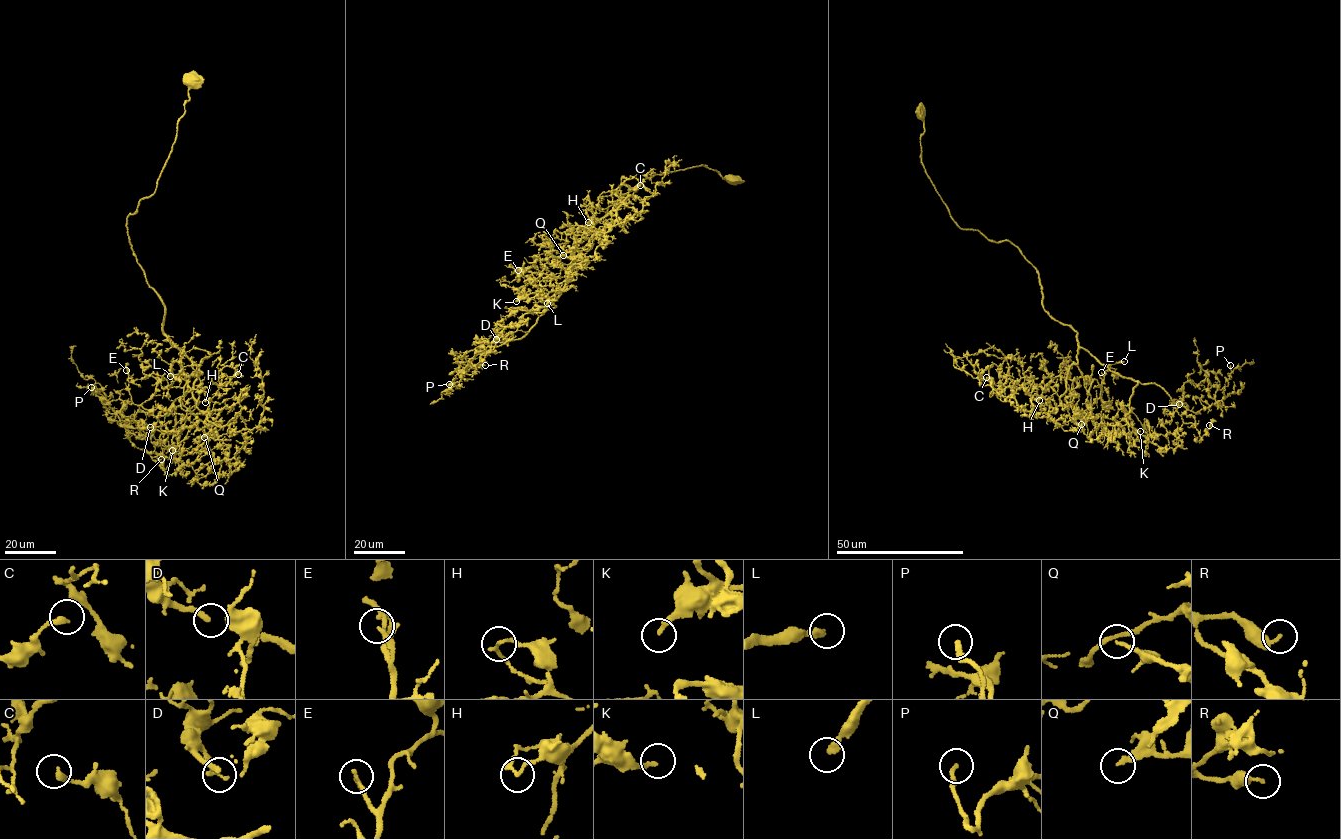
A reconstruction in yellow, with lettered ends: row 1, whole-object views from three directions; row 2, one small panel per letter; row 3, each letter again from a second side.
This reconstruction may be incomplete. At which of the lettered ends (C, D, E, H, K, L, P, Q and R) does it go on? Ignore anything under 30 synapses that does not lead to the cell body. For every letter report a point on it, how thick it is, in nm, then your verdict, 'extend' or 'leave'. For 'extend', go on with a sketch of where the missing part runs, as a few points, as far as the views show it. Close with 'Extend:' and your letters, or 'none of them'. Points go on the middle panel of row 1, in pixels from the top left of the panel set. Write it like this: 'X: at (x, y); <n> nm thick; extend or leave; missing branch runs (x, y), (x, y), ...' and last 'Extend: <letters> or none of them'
C: at (640, 185); 240 nm thick; leave
D: at (496, 339); 170 nm thick; leave
E: at (518, 270); 180 nm thick; leave
H: at (588, 222); 140 nm thick; leave
K: at (516, 301); 220 nm thick; leave
L: at (547, 303); 280 nm thick; extend; missing branch runs (547, 303), (526, 313), (501, 318), (484, 315), (480, 326), (476, 325), (471, 314), (471, 321), (462, 327)
P: at (449, 384); 200 nm thick; extend; missing branch runs (449, 384), (445, 377), (441, 387), (432, 396), (437, 393), (446, 396)
Q: at (563, 255); 220 nm thick; leave
R: at (485, 365); 280 nm thick; leave
Extend: L, P

